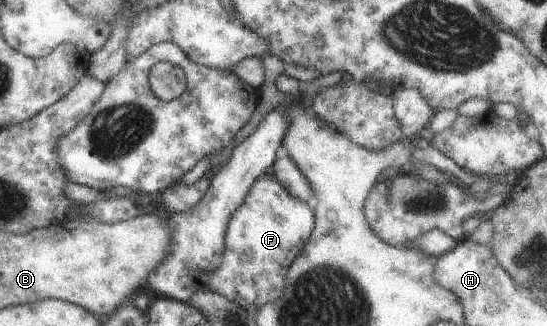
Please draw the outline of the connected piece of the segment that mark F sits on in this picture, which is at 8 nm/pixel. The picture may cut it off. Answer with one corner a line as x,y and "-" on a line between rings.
270,169
254,180
234,212
226,226
220,264
209,274
205,287
247,310
252,305
260,307
280,297
287,269
313,230
314,214
306,203
291,196
273,178

